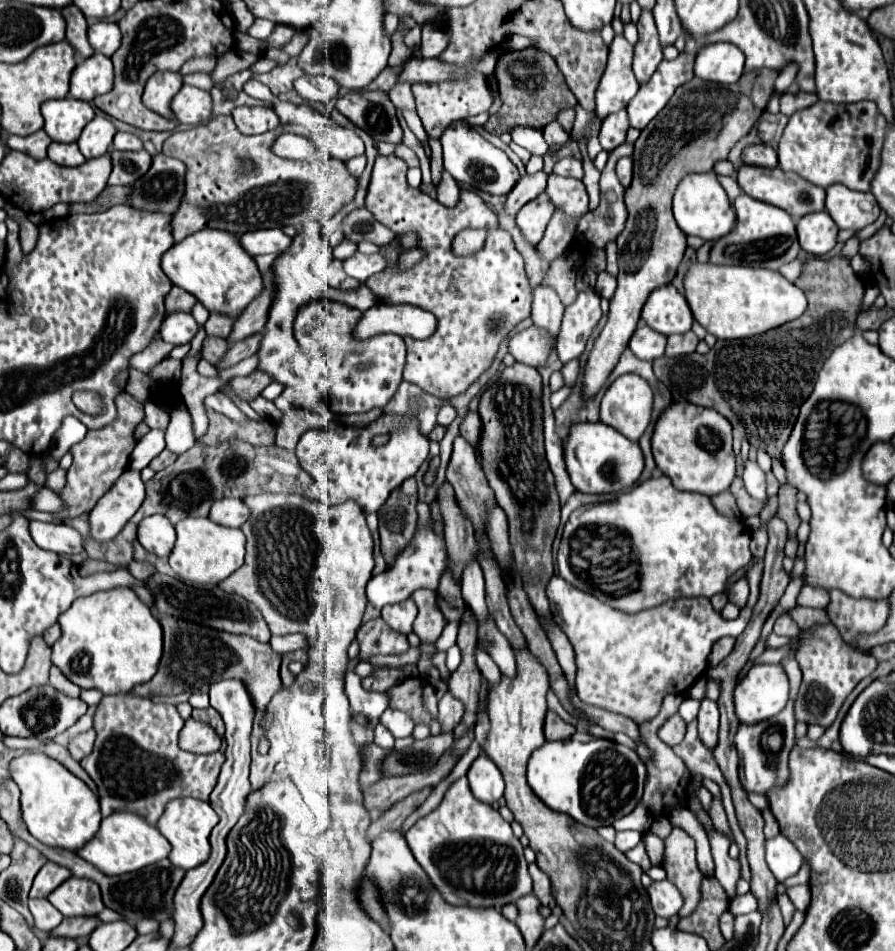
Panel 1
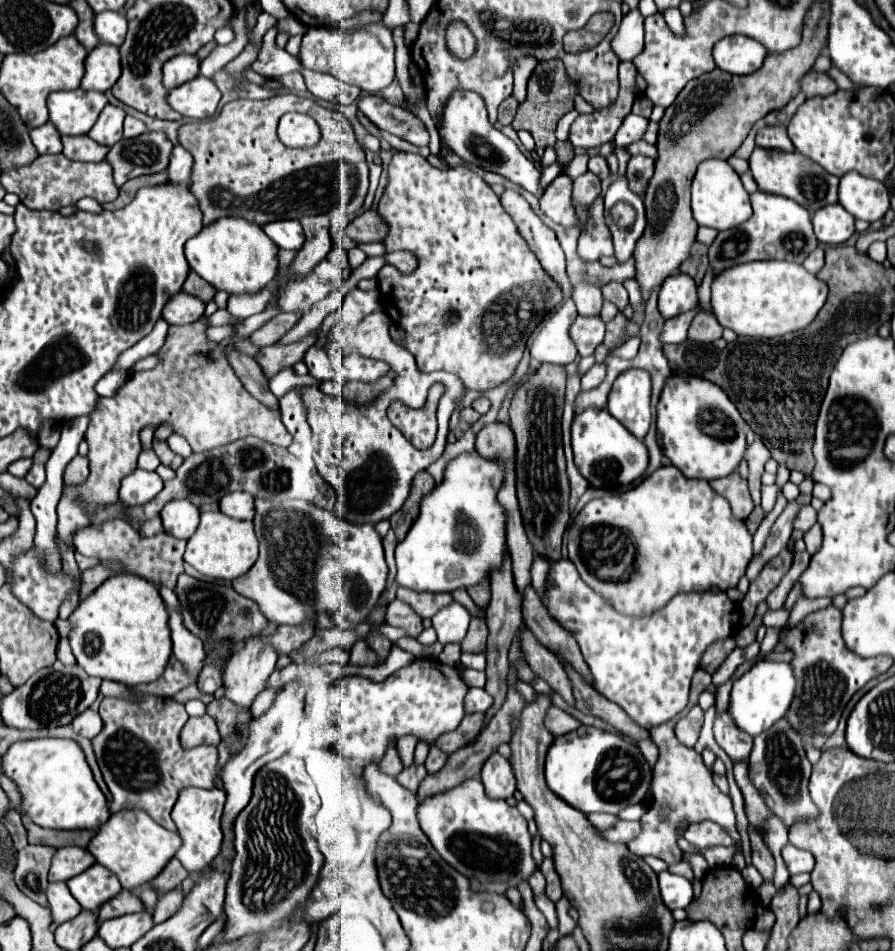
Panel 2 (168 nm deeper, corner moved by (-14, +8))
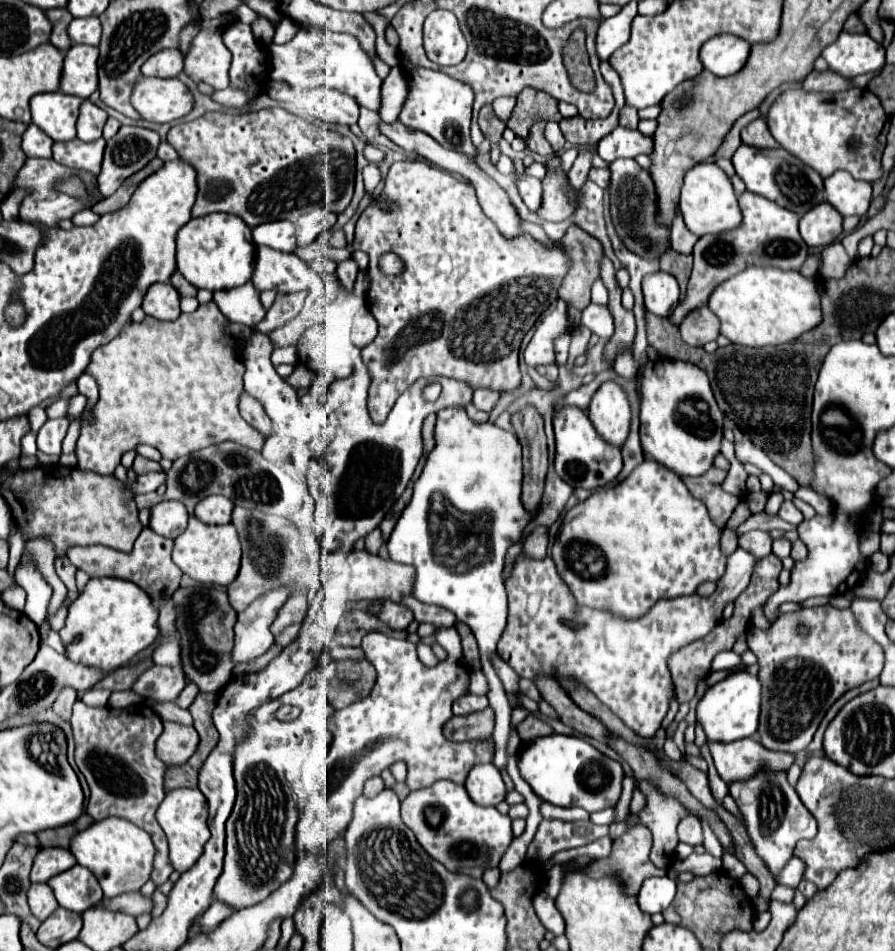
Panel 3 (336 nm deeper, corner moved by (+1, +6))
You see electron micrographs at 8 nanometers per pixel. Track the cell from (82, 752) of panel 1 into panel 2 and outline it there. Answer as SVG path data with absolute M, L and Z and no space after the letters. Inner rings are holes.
M88 709L88 711L80 713L80 715L72 721L72 727L74 727L74 731L78 731L80 735L84 735L84 737L90 739L90 737L96 737L96 733L100 733L102 721L100 721L100 715L98 715L96 711Z

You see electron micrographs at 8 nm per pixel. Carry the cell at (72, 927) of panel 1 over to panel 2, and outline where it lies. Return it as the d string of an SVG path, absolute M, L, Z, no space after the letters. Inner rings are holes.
M120 891L112 901L104 903L100 907L98 917L102 923L106 919L114 919L114 917L120 917L126 913L138 913L138 911L144 911L144 903L140 901L140 897L136 893L130 893L130 891Z

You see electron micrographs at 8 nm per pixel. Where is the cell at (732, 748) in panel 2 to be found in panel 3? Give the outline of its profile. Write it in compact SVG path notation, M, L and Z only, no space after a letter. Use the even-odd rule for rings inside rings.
M741 739L737 743L707 743L713 755L715 767L725 783L753 777L763 765L773 767L775 771L789 769L795 761L795 755L777 753L761 747L757 739Z

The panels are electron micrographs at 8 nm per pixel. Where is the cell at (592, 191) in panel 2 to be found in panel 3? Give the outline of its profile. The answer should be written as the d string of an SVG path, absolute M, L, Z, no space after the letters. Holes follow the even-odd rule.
M581 149L581 151L579 151L579 157L575 159L575 163L573 163L573 167L571 167L571 171L567 173L569 183L571 183L575 189L581 189L581 187L585 185L589 167L591 167L591 153L585 151L585 149Z

